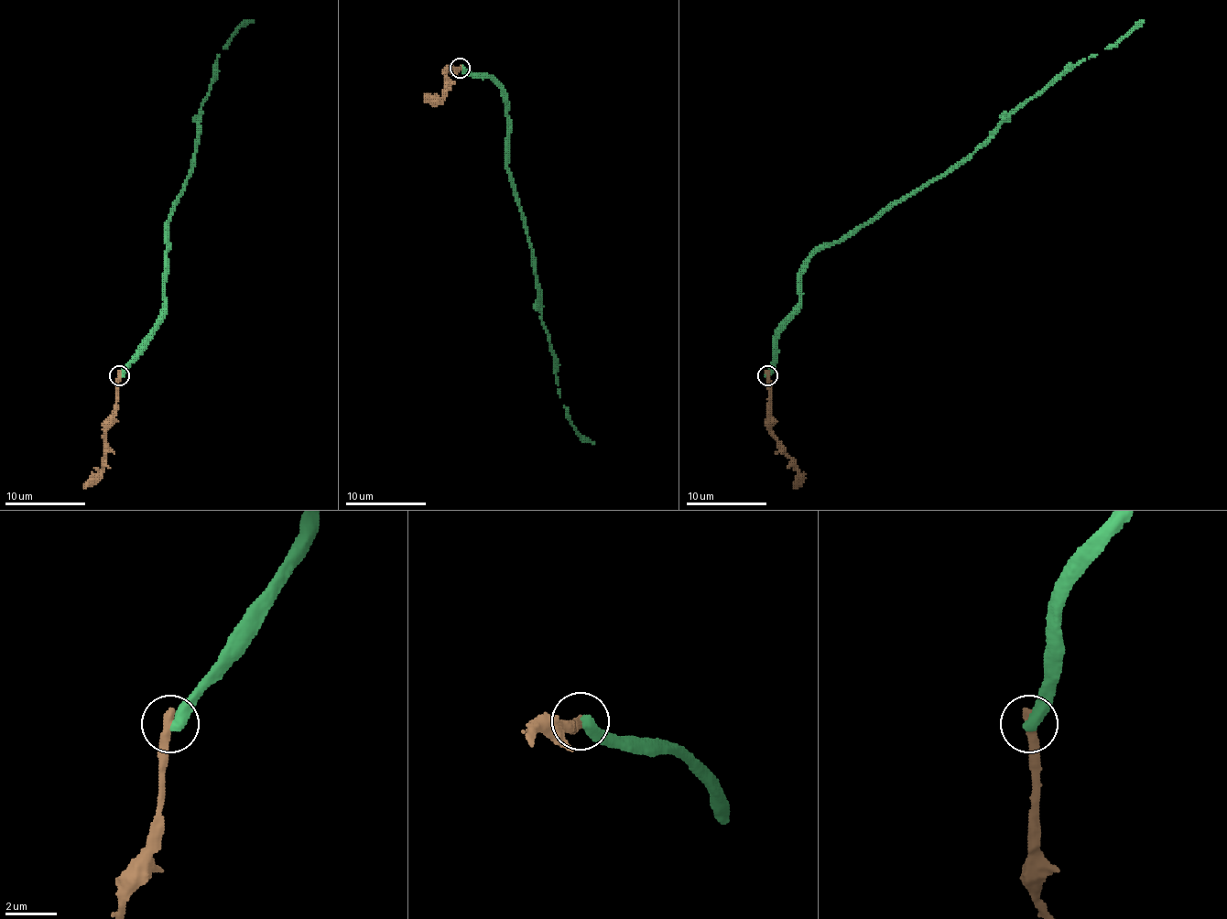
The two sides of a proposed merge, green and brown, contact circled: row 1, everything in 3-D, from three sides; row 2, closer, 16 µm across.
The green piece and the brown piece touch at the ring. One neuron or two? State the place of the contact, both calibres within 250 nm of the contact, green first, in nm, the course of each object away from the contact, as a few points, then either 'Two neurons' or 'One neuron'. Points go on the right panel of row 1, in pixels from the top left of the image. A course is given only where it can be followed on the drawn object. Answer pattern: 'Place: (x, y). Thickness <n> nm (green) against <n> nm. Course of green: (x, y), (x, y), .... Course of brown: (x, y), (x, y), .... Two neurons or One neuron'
Place: (767, 375). Thickness 480 nm (green) against 440 nm. Course of green: (766, 374), (773, 338), (799, 301), (799, 269), (818, 251), (957, 168), (1005, 119), (1144, 20). Course of brown: (766, 374), (769, 429), (798, 470), (798, 484), (793, 488). Two neurons

